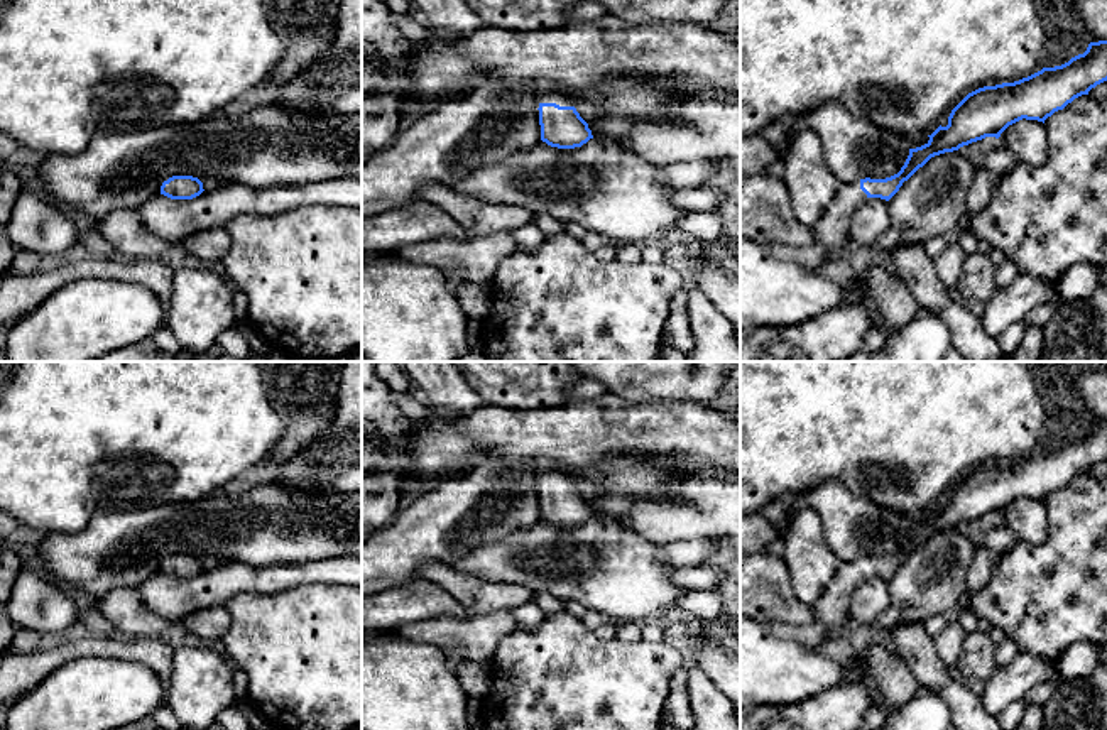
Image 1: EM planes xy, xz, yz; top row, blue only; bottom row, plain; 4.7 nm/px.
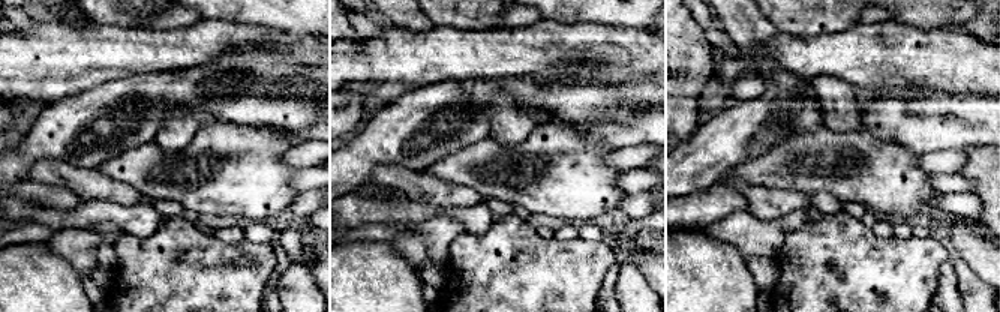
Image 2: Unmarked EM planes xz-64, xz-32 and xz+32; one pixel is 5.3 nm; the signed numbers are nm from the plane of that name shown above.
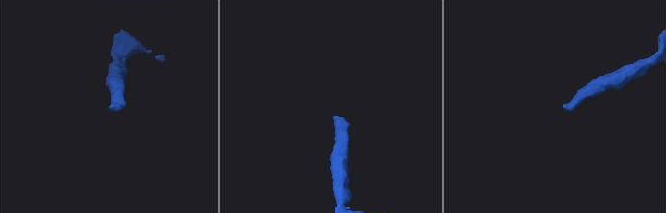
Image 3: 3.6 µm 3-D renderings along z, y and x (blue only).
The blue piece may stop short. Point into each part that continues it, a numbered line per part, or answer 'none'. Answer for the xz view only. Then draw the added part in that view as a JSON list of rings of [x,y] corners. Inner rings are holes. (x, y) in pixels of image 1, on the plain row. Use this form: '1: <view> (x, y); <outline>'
1: xz (546, 470); [[[537,458],[529,466],[537,473],[539,482],[556,482],[559,485],[573,485],[570,468],[563,463],[553,463],[546,458]]]

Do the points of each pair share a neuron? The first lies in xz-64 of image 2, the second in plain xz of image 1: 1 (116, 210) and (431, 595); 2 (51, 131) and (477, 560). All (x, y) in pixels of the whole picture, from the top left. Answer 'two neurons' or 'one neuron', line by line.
1: one neuron
2: two neurons

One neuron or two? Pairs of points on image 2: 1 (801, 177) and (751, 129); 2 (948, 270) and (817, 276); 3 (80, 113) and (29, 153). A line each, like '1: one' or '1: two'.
1: two
2: two
3: one

